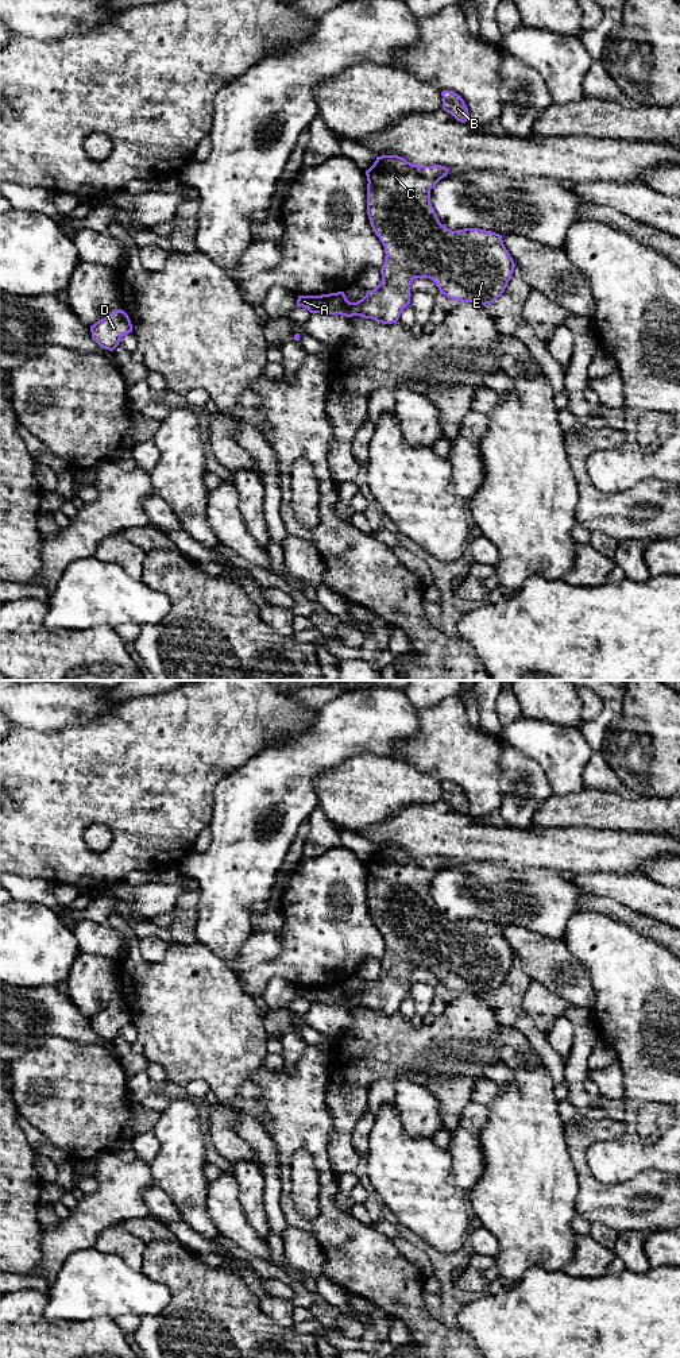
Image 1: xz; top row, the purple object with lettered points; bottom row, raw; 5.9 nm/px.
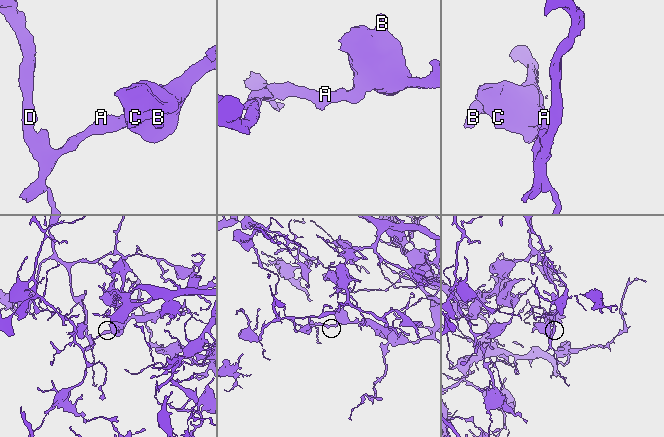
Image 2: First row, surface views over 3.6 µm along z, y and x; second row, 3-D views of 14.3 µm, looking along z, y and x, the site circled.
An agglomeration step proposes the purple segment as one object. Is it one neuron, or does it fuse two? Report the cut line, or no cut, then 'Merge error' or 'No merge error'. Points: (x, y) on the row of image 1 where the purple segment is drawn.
No split. No merge error

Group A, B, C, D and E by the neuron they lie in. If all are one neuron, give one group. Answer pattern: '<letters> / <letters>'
A B C D E

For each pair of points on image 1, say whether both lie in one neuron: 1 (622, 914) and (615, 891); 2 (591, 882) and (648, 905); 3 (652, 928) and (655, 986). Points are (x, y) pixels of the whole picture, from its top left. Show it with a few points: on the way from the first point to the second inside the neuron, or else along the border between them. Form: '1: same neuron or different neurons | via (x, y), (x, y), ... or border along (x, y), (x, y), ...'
1: different neurons | border along (588, 895), (605, 895), (649, 915)
2: same neuron | via (605, 884), (634, 891)
3: different neurons | border along (624, 924), (628, 924), (665, 948)

